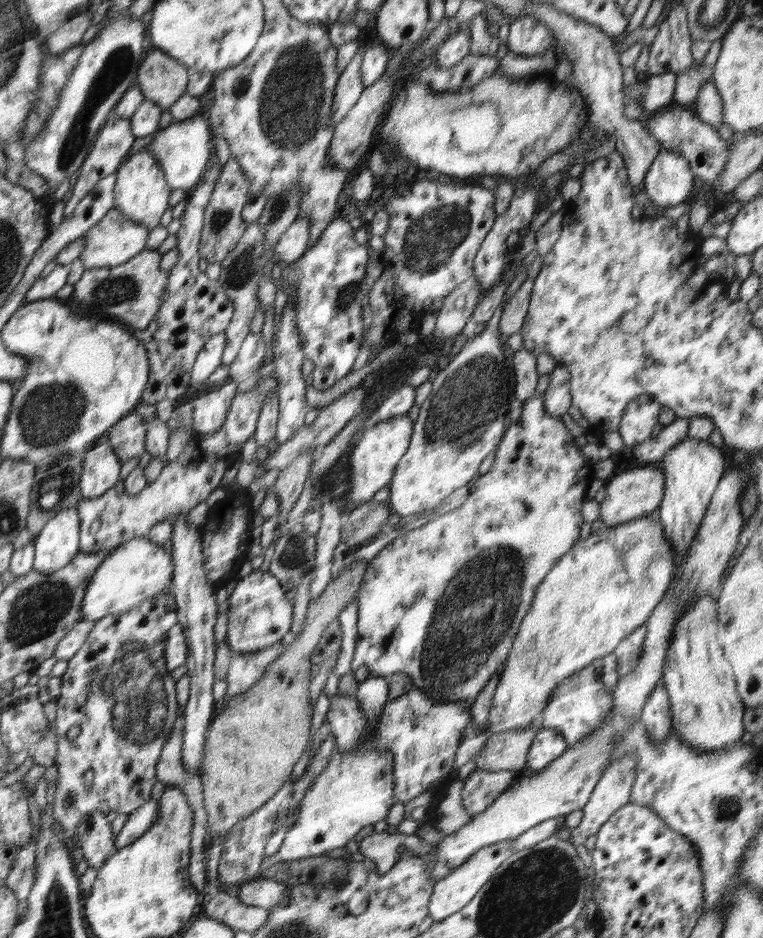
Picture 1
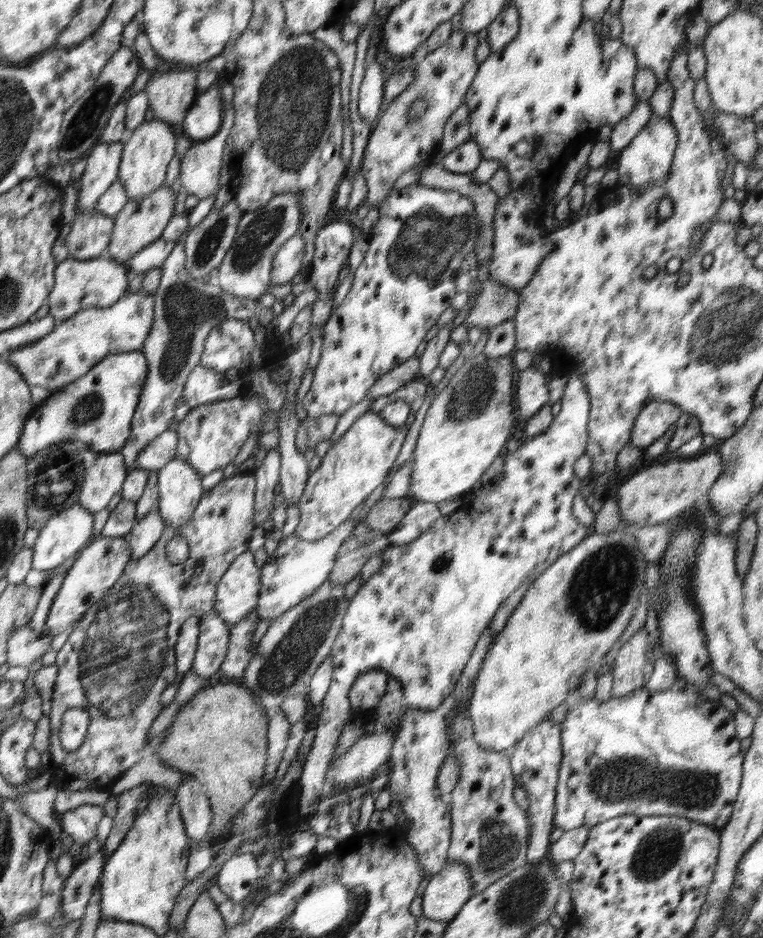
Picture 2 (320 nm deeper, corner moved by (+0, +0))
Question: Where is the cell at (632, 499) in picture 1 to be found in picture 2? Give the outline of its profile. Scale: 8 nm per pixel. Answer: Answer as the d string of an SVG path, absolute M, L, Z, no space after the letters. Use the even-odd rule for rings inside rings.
M708 453L694 460L660 459L650 468L642 469L623 482L618 491L618 502L622 520L628 526L643 527L669 518L678 517L681 512L693 508L707 497L708 491L721 475L723 460L719 454Z

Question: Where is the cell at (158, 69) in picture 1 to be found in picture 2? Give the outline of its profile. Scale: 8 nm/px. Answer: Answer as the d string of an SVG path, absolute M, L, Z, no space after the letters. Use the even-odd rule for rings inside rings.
M196 69L153 74L143 91L147 94L149 110L152 110L155 119L182 124L196 98Z

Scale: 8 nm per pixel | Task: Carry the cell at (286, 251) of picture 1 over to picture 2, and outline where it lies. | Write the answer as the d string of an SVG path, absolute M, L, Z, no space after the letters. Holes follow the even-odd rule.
M298 232L280 246L271 268L271 284L286 284L301 272L306 242Z

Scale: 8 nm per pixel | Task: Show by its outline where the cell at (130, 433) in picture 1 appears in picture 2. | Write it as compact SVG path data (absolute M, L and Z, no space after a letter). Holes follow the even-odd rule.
M168 429L140 451L140 456L135 460L135 468L159 471L167 462L176 457L177 443L178 433Z

